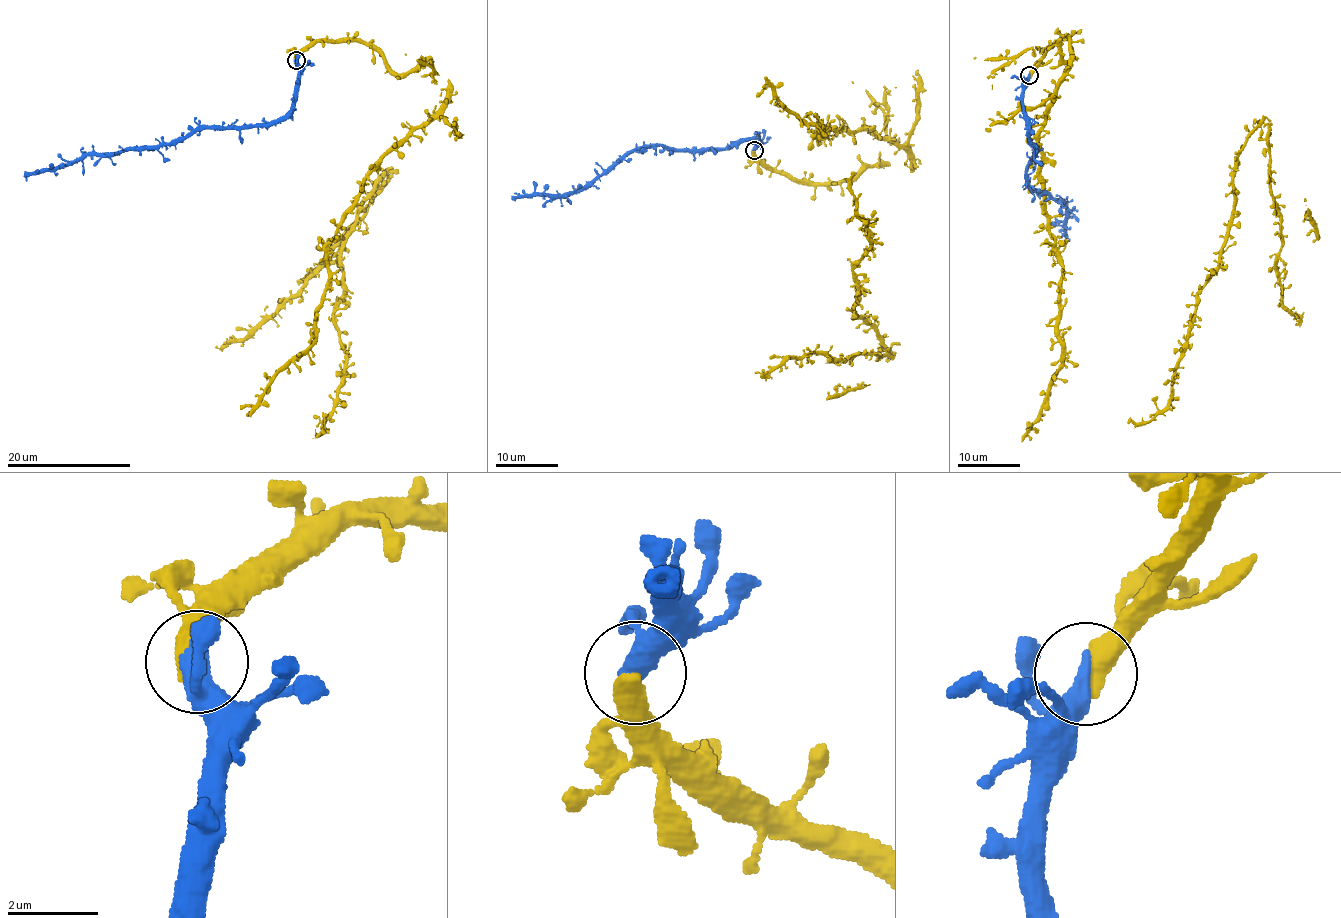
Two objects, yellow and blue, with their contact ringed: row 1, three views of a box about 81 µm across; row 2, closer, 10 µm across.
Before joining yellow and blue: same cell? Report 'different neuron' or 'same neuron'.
same neuron

